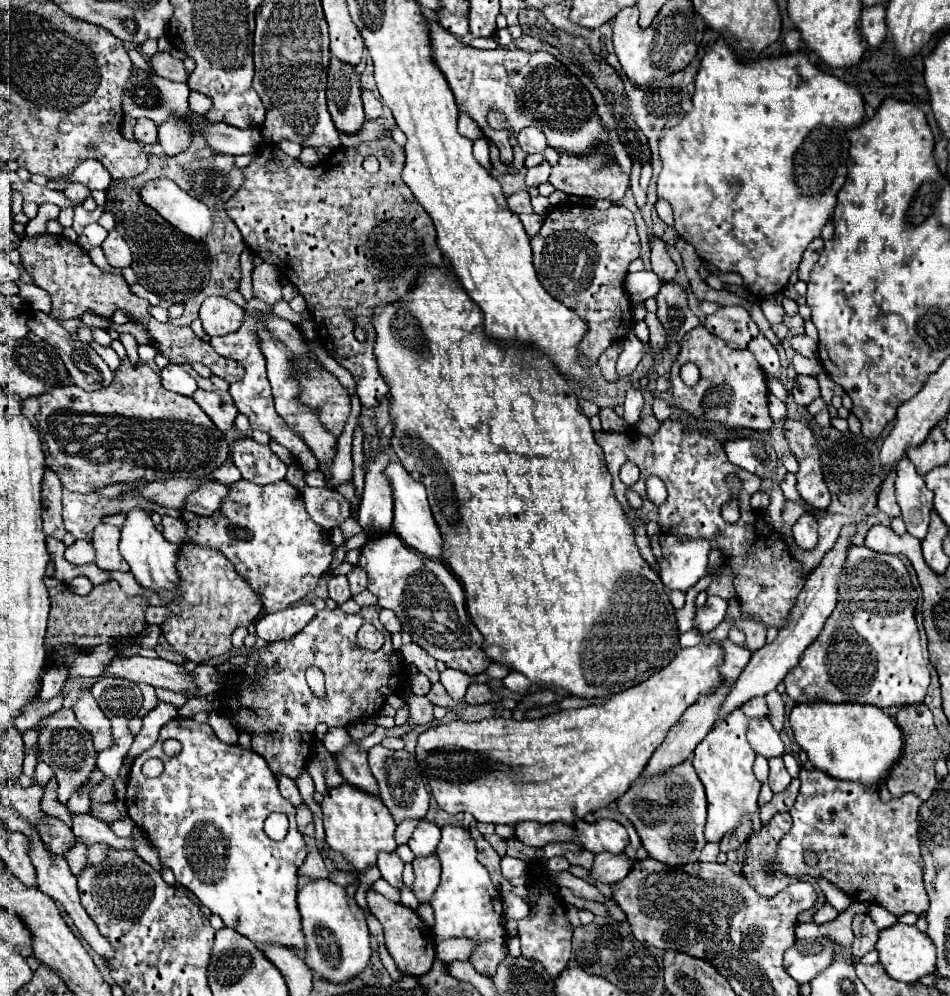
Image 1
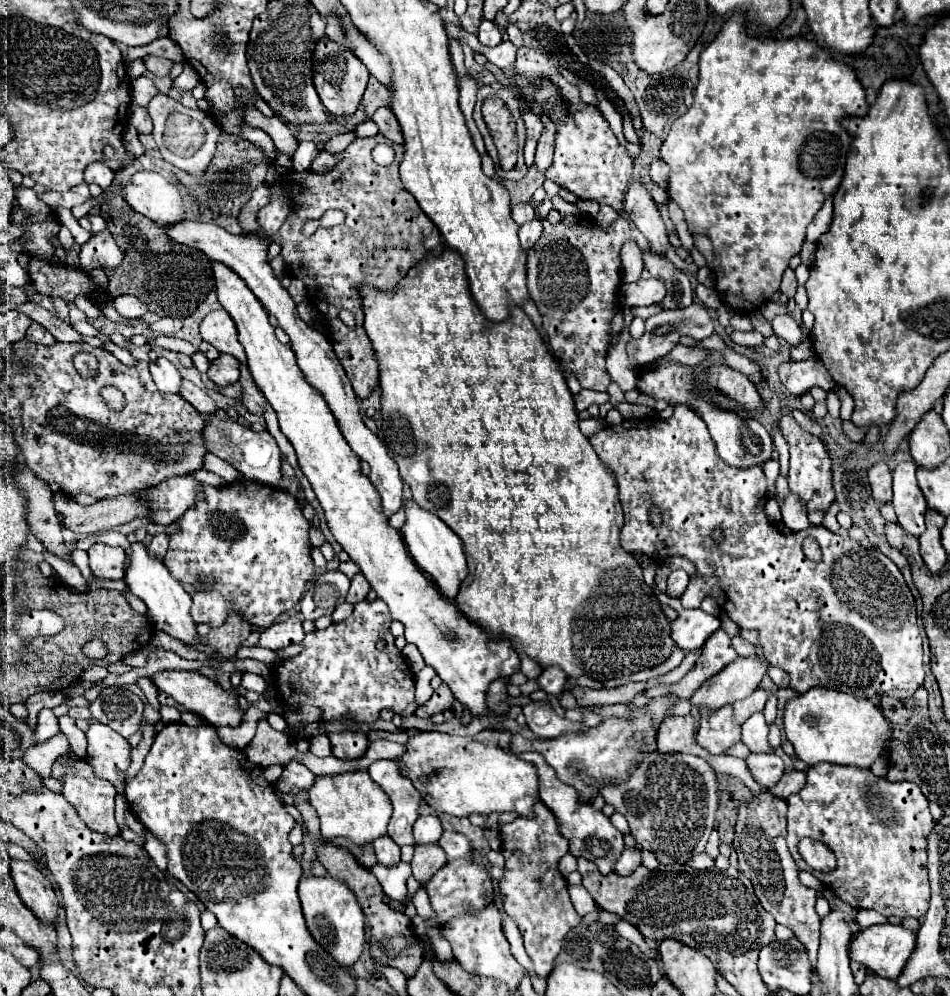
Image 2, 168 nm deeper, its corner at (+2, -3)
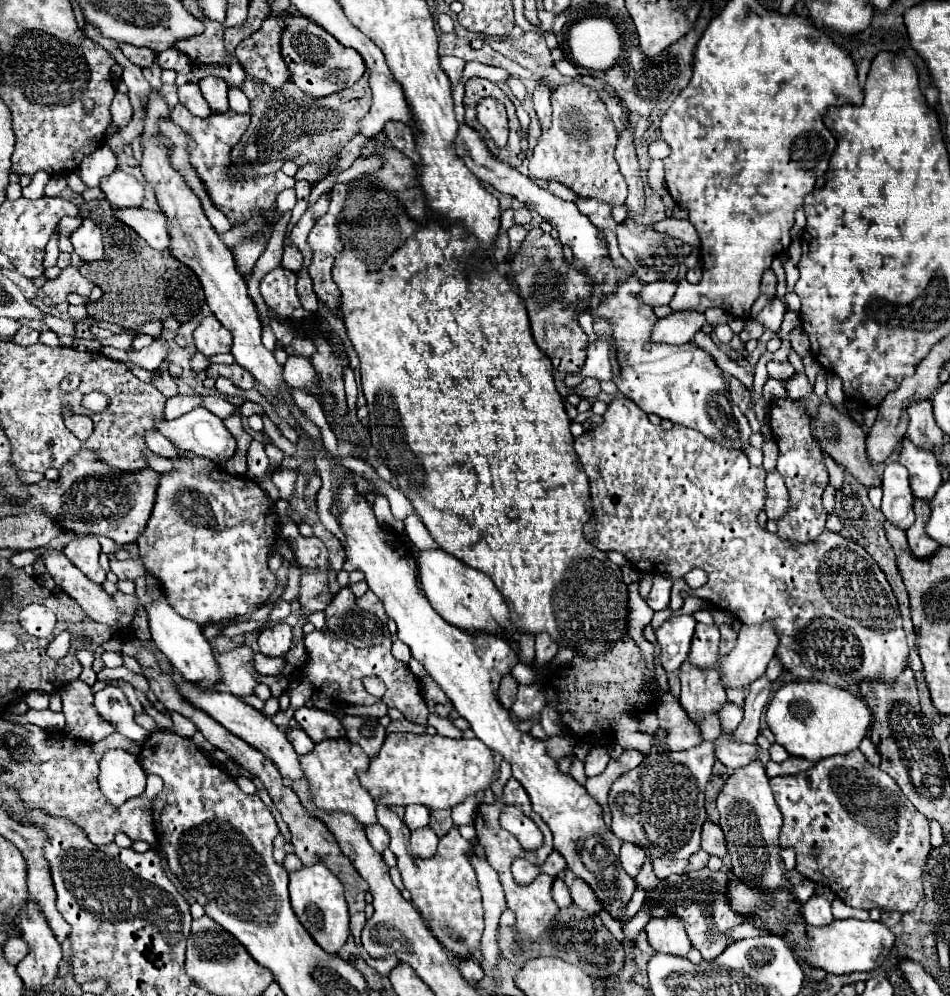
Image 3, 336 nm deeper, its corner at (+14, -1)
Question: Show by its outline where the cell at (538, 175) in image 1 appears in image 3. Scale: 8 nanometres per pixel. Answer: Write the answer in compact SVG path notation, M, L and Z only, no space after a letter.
M546 83L536 85L536 89L534 89L534 93L532 93L534 109L536 109L536 113L538 113L538 119L540 119L542 131L546 131L546 129L548 129L548 125L550 125L550 117L552 117L550 93L552 93L552 89L550 89Z

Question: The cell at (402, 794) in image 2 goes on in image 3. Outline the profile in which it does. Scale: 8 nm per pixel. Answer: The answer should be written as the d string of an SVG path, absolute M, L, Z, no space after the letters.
M378 803L378 823L390 833L390 849L398 859L398 871L402 875L404 887L412 895L412 905L418 909L422 919L428 923L434 937L444 945L446 953L456 959L472 959L474 949L480 945L480 937L484 931L484 909L482 895L478 889L476 873L468 855L468 841L460 837L458 829L450 829L438 843L438 851L428 861L414 861L408 853L410 831L398 815Z

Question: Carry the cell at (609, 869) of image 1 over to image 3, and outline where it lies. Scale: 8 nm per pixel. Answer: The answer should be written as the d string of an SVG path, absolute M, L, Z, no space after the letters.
M624 843L622 849L620 849L620 863L624 867L624 871L630 875L630 877L636 877L640 873L640 867L644 865L644 859L646 859L646 851L638 845L632 845L632 843Z

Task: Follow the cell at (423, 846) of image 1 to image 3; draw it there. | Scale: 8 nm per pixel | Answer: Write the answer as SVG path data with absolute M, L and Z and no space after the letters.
M408 805L406 813L404 813L404 823L408 825L410 831L422 829L428 825L430 819L430 811L424 805Z

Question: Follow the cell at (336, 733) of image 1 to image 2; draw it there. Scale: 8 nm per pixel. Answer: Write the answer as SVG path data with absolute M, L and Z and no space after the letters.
M326 733L310 737L310 753L314 753L316 757L328 757L332 753L332 745Z

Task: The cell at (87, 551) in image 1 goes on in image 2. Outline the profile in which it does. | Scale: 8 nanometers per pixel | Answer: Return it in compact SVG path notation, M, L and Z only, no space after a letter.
M46 553L46 561L54 567L54 571L60 575L62 583L64 583L68 589L72 589L72 591L76 591L76 593L86 591L86 579L82 577L80 569L78 569L72 561L60 559L58 555L52 555L52 553Z

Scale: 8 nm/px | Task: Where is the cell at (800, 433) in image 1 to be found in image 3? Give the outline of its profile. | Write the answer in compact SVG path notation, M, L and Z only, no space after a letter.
M780 397L772 401L768 417L770 417L768 425L780 449L776 469L782 475L790 493L790 509L786 511L786 517L780 517L776 521L778 535L790 543L816 541L818 535L826 529L826 519L828 519L828 513L822 507L822 493L828 485L828 471L824 465L824 455L818 443L812 439L810 413L804 401L792 401L788 397Z

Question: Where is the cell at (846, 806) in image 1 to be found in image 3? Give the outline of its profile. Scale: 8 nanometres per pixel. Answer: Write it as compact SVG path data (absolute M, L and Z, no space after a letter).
M854 749L854 751L846 753L846 755L826 757L826 759L818 761L806 773L800 773L796 777L774 777L774 779L770 779L770 787L772 787L774 799L778 803L778 809L782 813L782 819L784 819L782 829L780 829L780 845L790 845L794 849L794 853L796 853L796 871L802 877L806 877L806 879L810 879L810 881L814 881L818 885L828 887L846 905L866 909L866 911L884 909L884 911L906 913L906 911L912 911L920 903L920 899L924 895L924 887L922 887L924 865L926 865L926 859L928 859L928 853L930 853L930 823L922 813L918 813L918 809L914 809L914 805L910 805L910 801L906 801L906 795L898 789L896 781L888 773L884 773L880 767L870 765L860 749Z

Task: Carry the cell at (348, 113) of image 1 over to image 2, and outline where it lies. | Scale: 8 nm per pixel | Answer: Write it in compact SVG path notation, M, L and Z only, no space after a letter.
M326 37L316 45L312 63L314 63L314 85L316 85L316 91L318 91L324 107L328 109L328 113L336 115L336 117L354 115L354 111L358 109L360 99L364 95L368 77L370 77L368 69L362 65L362 61Z

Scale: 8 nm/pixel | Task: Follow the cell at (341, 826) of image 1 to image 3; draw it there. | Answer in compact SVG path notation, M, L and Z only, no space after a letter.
M326 739L314 745L314 749L306 755L300 757L302 763L302 771L306 773L306 779L310 783L310 793L312 793L312 801L318 809L322 811L344 811L344 813L352 813L362 825L374 825L376 823L376 803L372 799L372 795L362 787L360 779L358 779L358 771L366 771L368 769L368 761L370 757L366 757L366 753L362 753L362 749L358 745L354 745L348 739Z

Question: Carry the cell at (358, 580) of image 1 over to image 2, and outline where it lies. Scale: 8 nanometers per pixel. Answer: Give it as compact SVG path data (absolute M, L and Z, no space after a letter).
M358 573L356 577L352 577L352 585L350 585L346 601L352 603L352 605L356 605L358 601L362 601L368 595L368 591L370 591L370 585L368 585L366 577L362 573Z

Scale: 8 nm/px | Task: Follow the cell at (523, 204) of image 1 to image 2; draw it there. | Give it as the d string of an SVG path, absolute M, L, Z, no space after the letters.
M516 203L516 205L512 205L512 219L514 219L518 225L524 225L524 223L532 221L534 215L536 215L536 213L534 213L534 209L532 209L530 203Z

